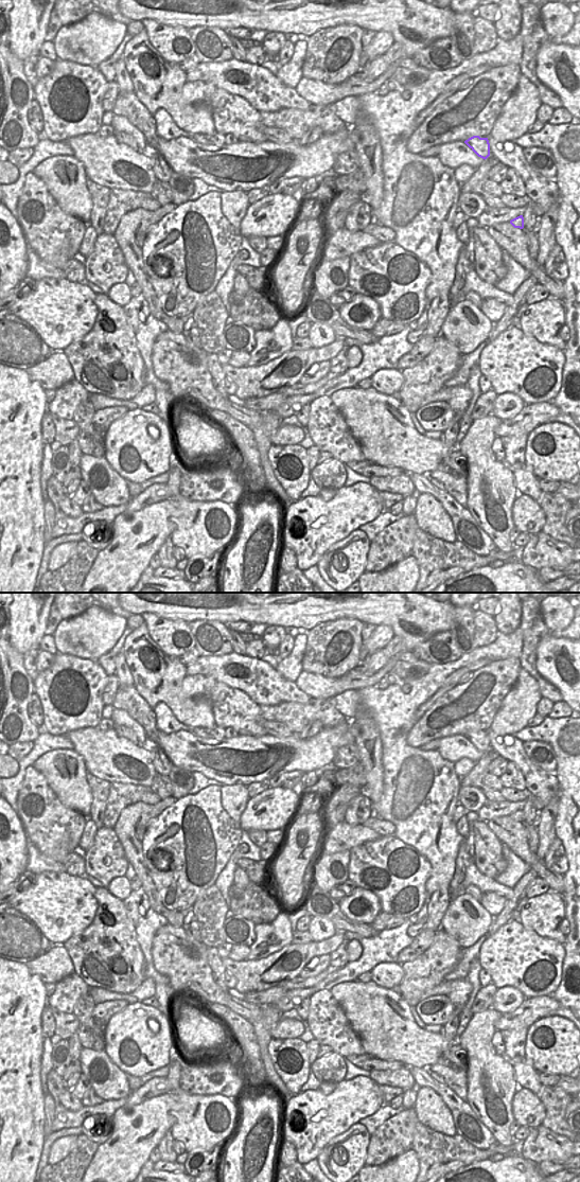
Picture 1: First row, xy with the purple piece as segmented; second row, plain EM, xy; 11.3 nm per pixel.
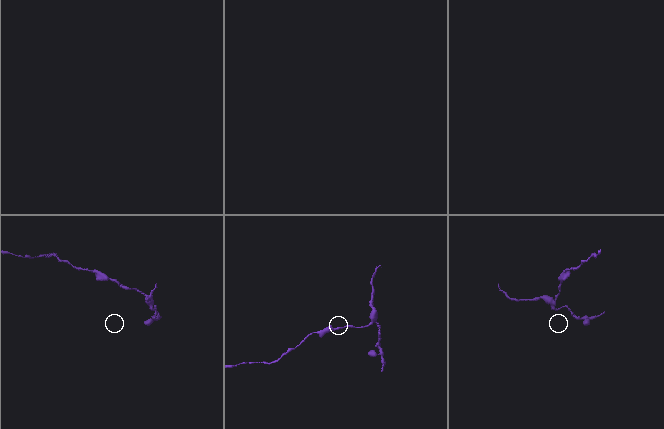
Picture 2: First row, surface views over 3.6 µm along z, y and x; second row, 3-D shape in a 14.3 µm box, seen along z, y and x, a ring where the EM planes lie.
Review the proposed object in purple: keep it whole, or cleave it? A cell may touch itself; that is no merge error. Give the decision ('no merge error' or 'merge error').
merge error

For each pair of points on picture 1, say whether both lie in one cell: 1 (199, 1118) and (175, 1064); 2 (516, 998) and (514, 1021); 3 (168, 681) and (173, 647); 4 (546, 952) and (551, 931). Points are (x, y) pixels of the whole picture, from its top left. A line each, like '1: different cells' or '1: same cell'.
1: same cell
2: different cells
3: different cells
4: different cells

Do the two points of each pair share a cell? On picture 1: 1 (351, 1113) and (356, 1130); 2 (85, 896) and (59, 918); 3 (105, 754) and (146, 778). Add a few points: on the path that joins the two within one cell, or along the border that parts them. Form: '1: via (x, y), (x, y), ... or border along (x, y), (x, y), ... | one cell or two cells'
1: border along (357, 1122), (333, 1136) | two cells
2: via (78, 898), (65, 912) | one cell
3: via (116, 759), (133, 764), (136, 768) | one cell

